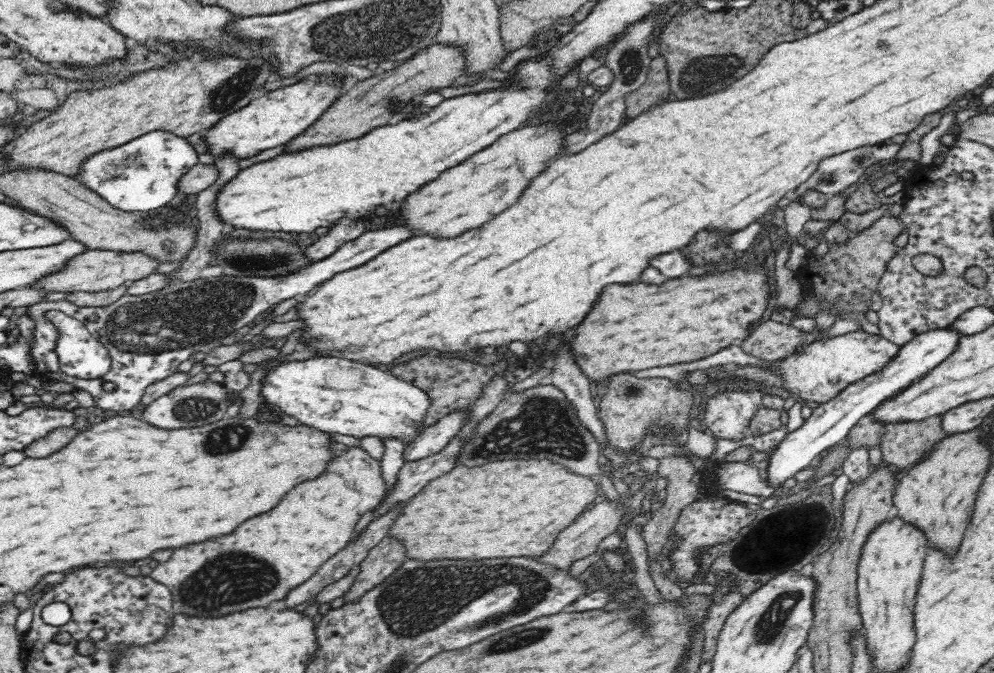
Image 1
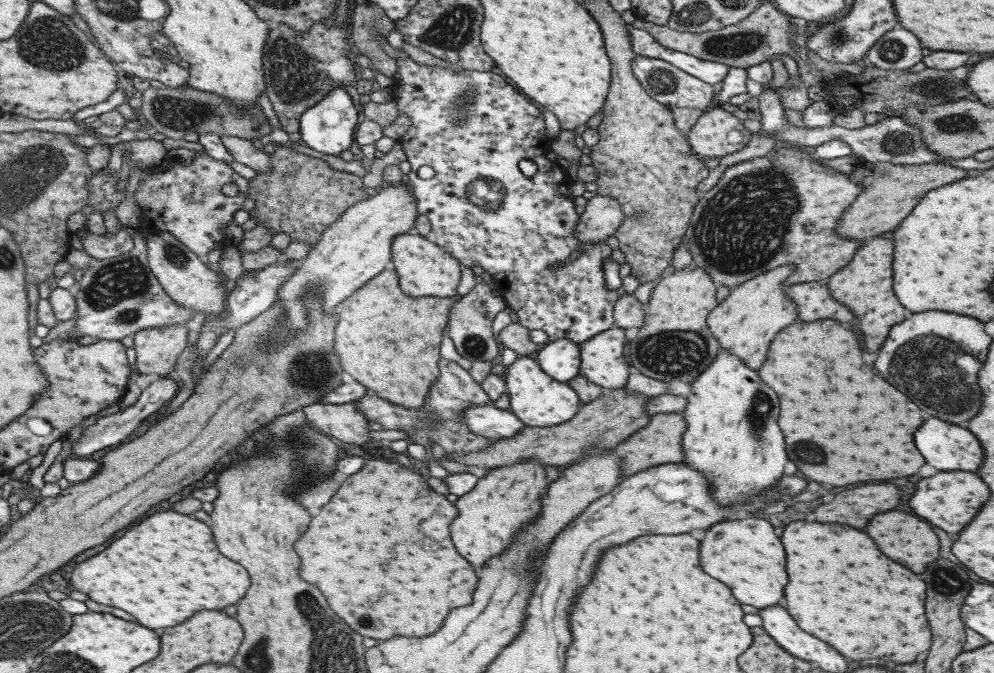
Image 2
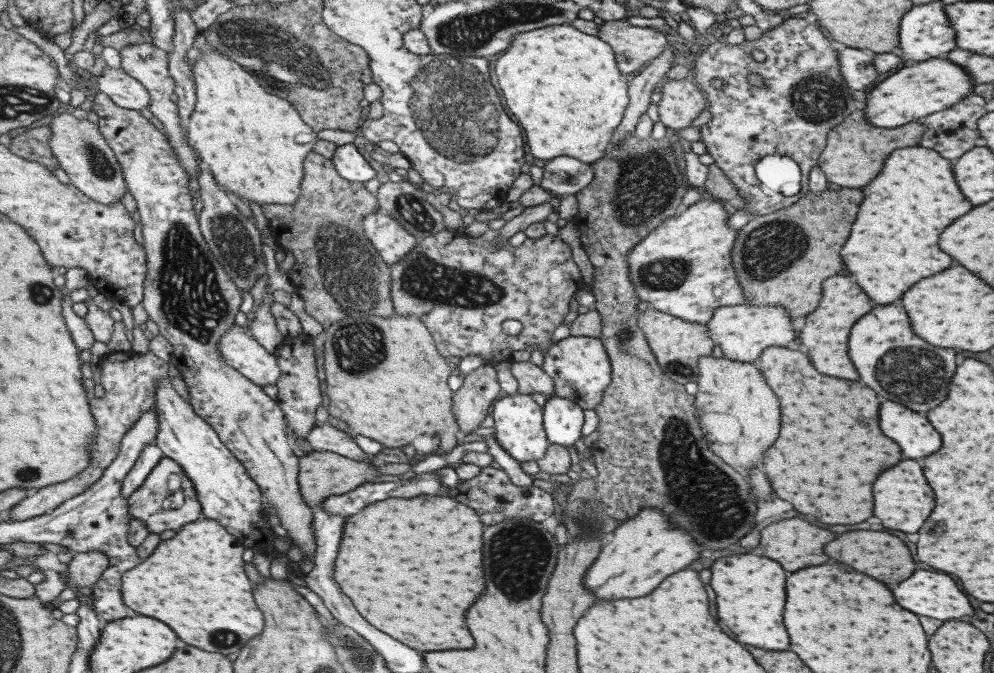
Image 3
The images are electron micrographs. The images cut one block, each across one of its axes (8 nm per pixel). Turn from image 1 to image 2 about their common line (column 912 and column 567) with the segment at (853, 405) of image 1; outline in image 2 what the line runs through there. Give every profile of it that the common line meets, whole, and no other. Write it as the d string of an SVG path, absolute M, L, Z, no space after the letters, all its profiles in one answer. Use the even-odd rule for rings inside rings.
M558 338L543 344L532 355L539 368L562 383L578 374L580 365L579 344L566 338Z

